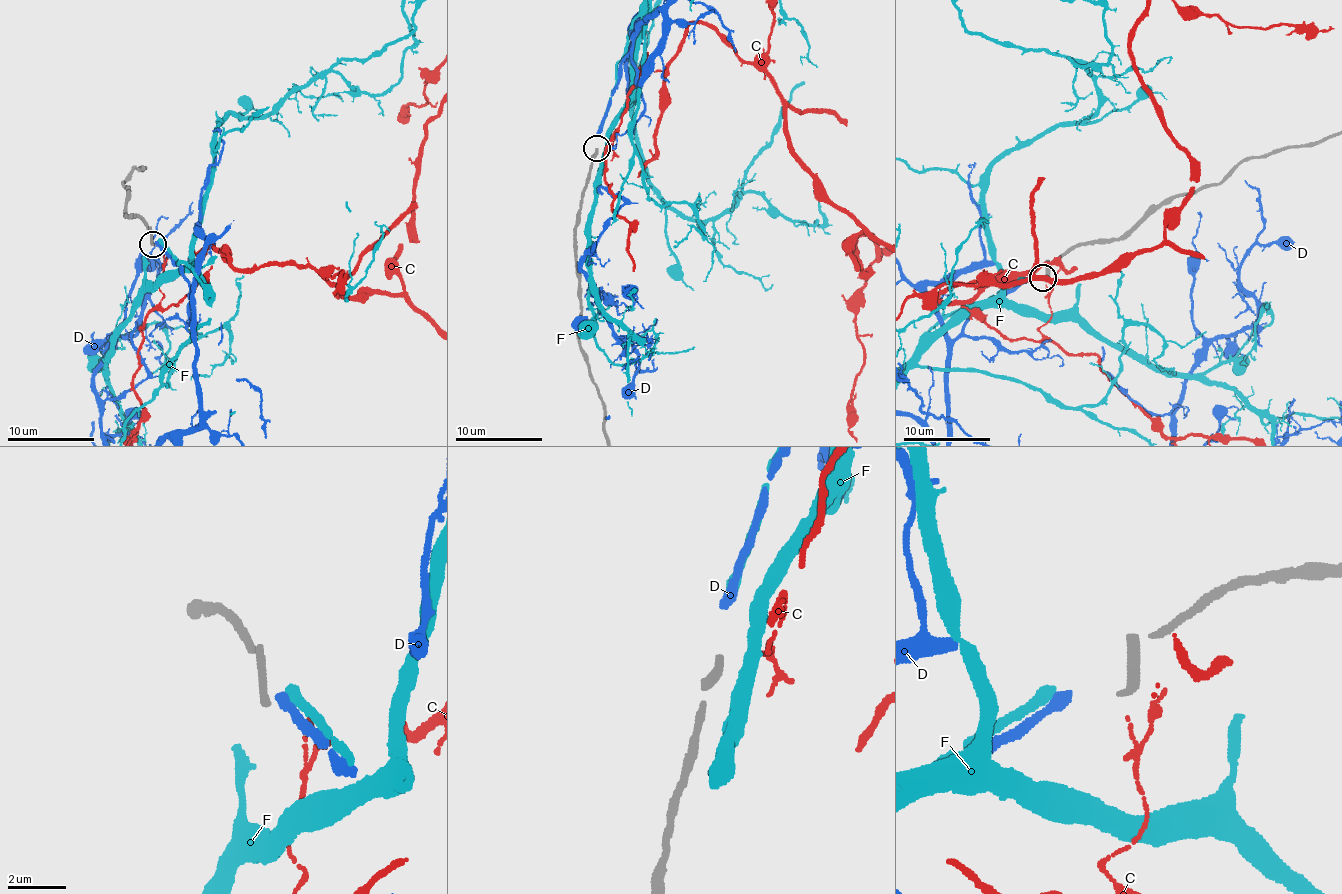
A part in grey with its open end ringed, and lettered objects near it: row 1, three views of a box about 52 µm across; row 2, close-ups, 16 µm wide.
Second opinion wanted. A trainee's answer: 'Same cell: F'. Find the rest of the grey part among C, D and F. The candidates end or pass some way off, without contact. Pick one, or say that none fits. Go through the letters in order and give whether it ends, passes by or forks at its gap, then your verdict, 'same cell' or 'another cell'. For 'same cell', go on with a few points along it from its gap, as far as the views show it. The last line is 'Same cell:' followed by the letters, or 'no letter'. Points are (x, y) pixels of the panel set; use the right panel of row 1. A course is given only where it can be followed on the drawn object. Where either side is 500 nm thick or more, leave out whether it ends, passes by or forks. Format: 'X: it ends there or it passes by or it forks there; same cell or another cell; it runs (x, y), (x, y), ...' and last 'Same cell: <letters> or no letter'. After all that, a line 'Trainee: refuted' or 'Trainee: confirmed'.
C: it ends there; another cell
D: it ends there; same cell
F: it ends there; another cell
Same cell: D
Trainee: refuted

